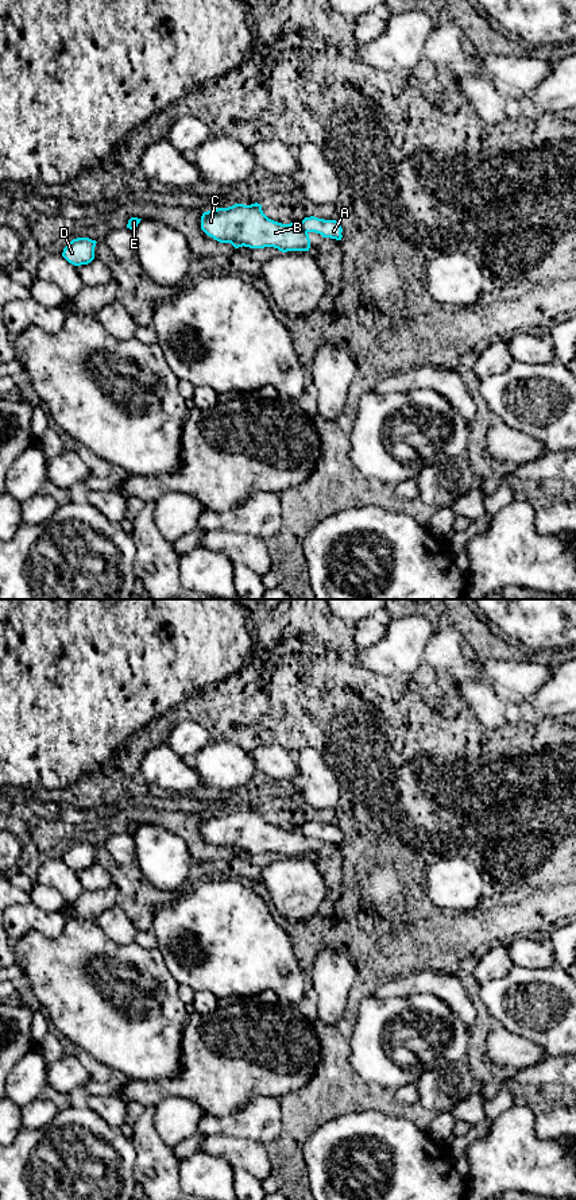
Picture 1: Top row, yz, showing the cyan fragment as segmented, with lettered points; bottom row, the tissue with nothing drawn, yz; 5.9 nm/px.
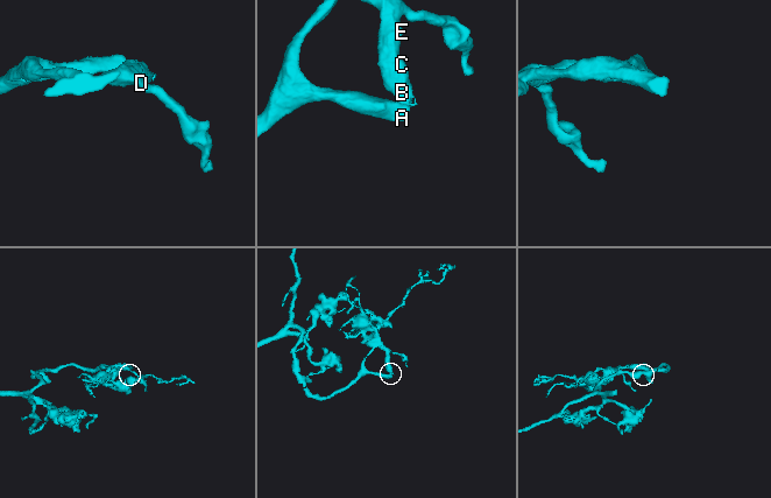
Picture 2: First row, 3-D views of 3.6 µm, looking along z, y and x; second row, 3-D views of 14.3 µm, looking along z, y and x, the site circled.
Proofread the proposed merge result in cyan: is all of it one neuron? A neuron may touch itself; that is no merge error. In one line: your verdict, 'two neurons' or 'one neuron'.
two neurons

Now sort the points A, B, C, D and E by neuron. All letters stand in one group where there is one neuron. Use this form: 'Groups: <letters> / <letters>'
Groups: A / B C D E

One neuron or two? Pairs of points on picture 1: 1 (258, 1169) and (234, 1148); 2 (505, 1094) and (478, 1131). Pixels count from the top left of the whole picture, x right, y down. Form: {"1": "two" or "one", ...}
{"1": "one", "2": "one"}

